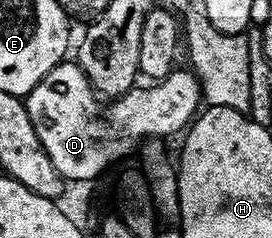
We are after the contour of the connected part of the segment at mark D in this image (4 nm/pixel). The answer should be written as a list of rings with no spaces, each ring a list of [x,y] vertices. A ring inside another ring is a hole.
[[[65,59],[55,65],[23,98],[30,123],[34,123],[40,146],[50,155],[54,171],[68,183],[91,183],[111,166],[108,165],[111,161],[126,156],[128,149],[135,150],[142,139],[168,139],[171,133],[187,130],[201,108],[202,94],[196,74],[191,68],[183,68],[169,73],[163,81],[149,84],[149,89],[136,87],[131,93],[113,100],[109,104],[112,106],[108,109],[107,121],[100,114],[101,98],[79,64]],[[123,137],[125,146],[119,145]]]

